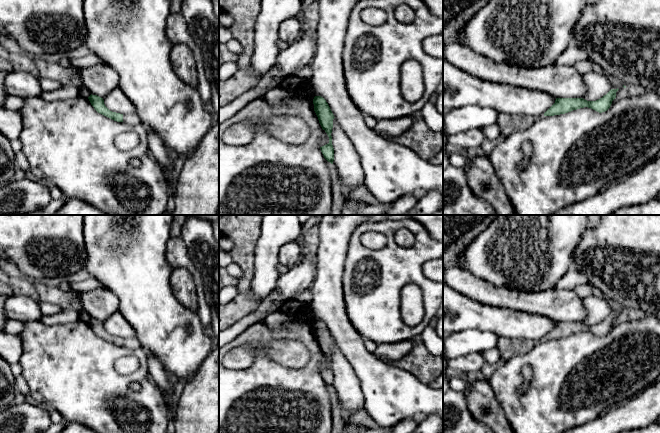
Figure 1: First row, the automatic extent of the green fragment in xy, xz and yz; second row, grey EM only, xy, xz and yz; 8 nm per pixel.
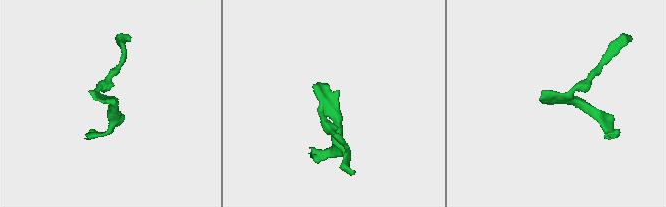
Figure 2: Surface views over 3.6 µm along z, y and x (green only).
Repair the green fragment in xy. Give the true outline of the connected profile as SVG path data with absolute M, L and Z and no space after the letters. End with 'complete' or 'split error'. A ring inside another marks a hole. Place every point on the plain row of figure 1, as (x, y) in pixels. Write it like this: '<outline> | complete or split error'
M91 318L88 321L88 323L89 323L91 329L94 331L94 333L98 337L100 337L114 345L124 346L124 347L131 348L131 349L137 349L140 347L140 342L136 338L136 336L132 337L132 338L120 338L120 337L112 336L105 330L103 322L99 321L97 319Z | split error

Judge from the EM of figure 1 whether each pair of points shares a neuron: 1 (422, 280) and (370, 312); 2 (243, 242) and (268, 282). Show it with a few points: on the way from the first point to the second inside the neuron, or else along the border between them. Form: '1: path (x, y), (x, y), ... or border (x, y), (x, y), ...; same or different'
1: path (409, 279), (403, 279), (383, 299); same
2: border (259, 237), (255, 249), (254, 276), (250, 283); different

